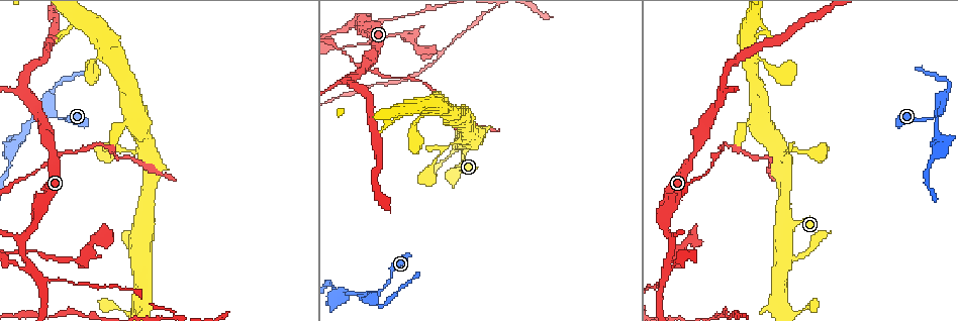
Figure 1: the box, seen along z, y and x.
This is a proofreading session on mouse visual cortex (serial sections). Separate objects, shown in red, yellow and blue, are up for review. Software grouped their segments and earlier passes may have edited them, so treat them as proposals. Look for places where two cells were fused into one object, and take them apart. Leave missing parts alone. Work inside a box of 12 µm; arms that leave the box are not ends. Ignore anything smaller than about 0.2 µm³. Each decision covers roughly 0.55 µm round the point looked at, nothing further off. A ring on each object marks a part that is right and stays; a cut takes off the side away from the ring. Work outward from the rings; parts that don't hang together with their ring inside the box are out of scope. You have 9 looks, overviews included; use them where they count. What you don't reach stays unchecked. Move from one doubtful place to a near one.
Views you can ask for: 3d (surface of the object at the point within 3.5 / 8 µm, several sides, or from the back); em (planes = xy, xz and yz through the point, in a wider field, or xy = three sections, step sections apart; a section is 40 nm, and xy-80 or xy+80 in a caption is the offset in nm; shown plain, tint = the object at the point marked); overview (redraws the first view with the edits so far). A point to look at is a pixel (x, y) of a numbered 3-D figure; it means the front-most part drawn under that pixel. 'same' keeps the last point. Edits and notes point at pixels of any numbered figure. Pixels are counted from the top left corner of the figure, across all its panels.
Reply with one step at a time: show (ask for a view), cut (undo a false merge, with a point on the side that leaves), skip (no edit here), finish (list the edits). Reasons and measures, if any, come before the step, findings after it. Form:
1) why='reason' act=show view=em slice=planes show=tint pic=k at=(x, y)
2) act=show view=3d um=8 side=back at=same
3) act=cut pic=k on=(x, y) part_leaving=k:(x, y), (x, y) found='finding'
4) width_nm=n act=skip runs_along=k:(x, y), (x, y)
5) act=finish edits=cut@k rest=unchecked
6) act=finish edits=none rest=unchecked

why='a narrow waist' act=show view=3d um=3.5 pic=1 at=(59, 119)

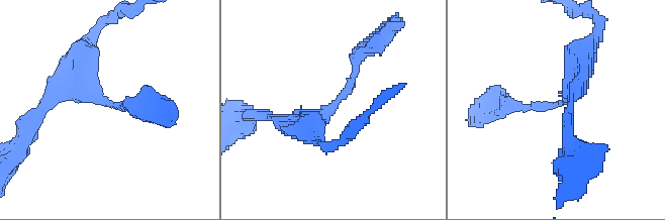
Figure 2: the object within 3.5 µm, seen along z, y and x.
why='now the EM' act=show view=em slice=xy step=3 show=tint pic=2 at=(110, 101)

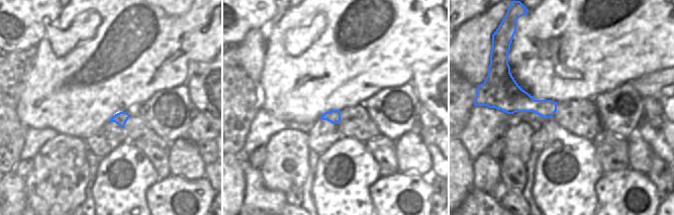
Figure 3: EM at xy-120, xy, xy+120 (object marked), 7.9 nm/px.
act=skip runs_along=2:(369, 47), (322, 117), (279, 120) found='all the same cell'

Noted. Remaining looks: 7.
why='three arms meet' act=show view=3d um=3.5 pic=1 at=(724, 93)

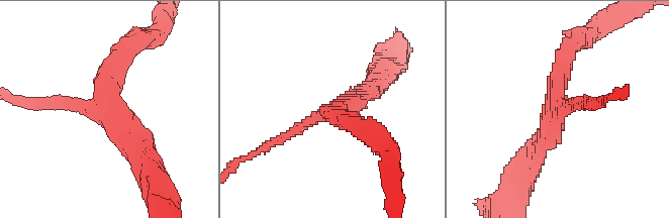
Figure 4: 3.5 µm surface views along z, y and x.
arms=3 arm_widths_nm=150,300,300 act=show view=em slice=xy step=5 show=tint pic=4 at=(554, 111)

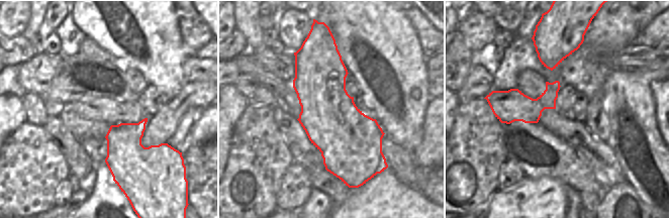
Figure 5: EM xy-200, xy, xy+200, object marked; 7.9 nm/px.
act=skip runs_along=4:(530, 162), (551, 132), (569, 48) found='continuous, no second cell'

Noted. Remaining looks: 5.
act=show view=3d um=3.5 pic=1 at=(88, 71)

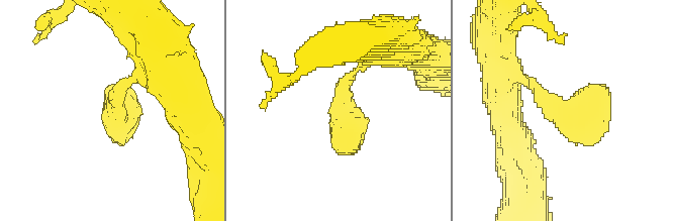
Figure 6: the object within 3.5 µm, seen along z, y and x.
why='shape alone is not enough' act=show view=em slice=xy step=5 show=tint pic=6 at=(115, 112)

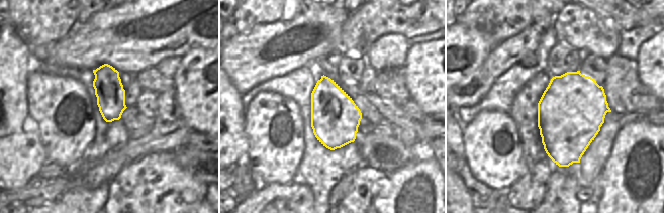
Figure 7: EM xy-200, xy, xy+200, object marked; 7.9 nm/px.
act=skip runs_along=6:(366, 62), (342, 87), (348, 136), (334, 143) found='continuous, no second cell'

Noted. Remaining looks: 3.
why='arms part here' act=show view=3d um=3.5 pic=1 at=(25, 263)

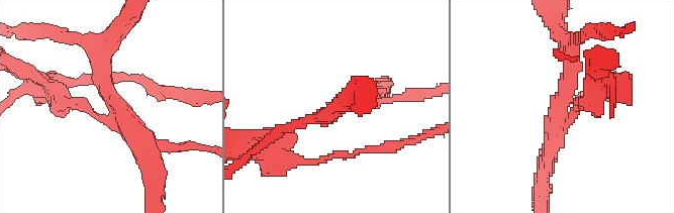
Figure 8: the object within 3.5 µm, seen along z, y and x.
why='shape alone is not enough' act=show view=em slice=xy step=2 show=tint pic=8 at=(110, 99)

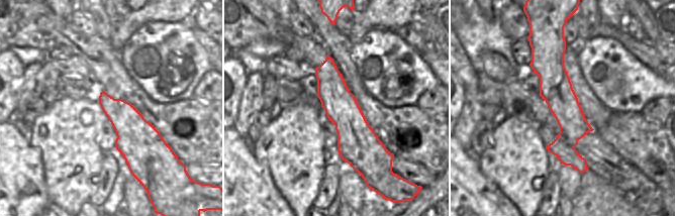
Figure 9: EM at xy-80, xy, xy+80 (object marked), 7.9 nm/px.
arm_widths_nm=150,250,300 act=cut pic=8 on=(418, 93) part_leaving=8:(108, 116), (65, 104), (59, 83) found='a second cell is stuck on'

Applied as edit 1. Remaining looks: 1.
act=finish edits=cut@8 rest=unchecked

